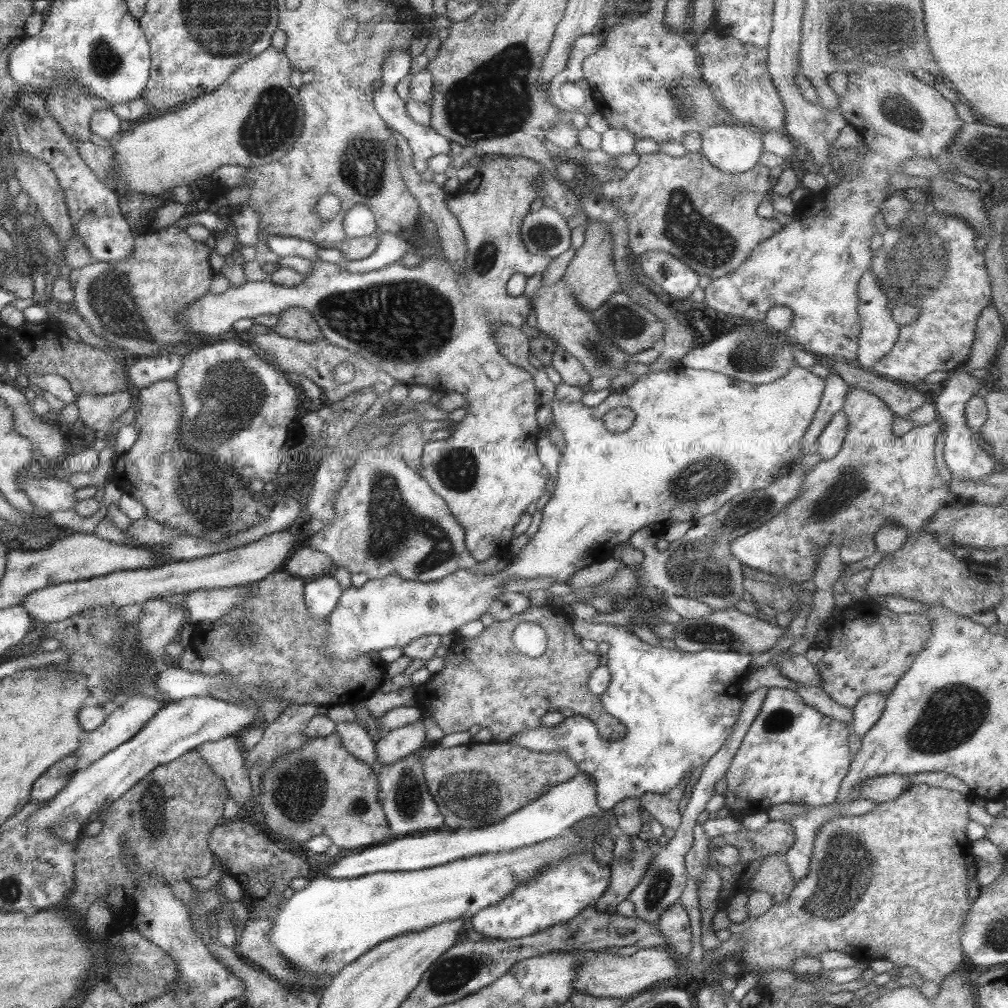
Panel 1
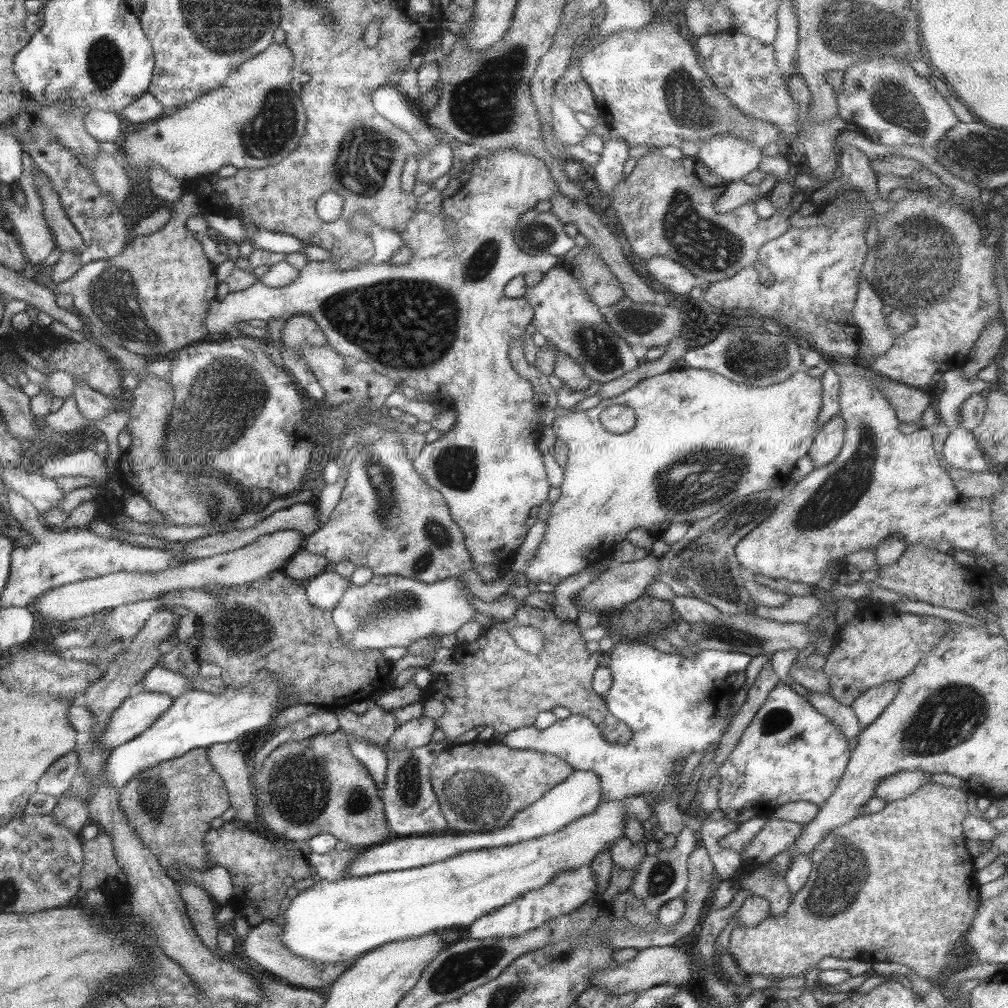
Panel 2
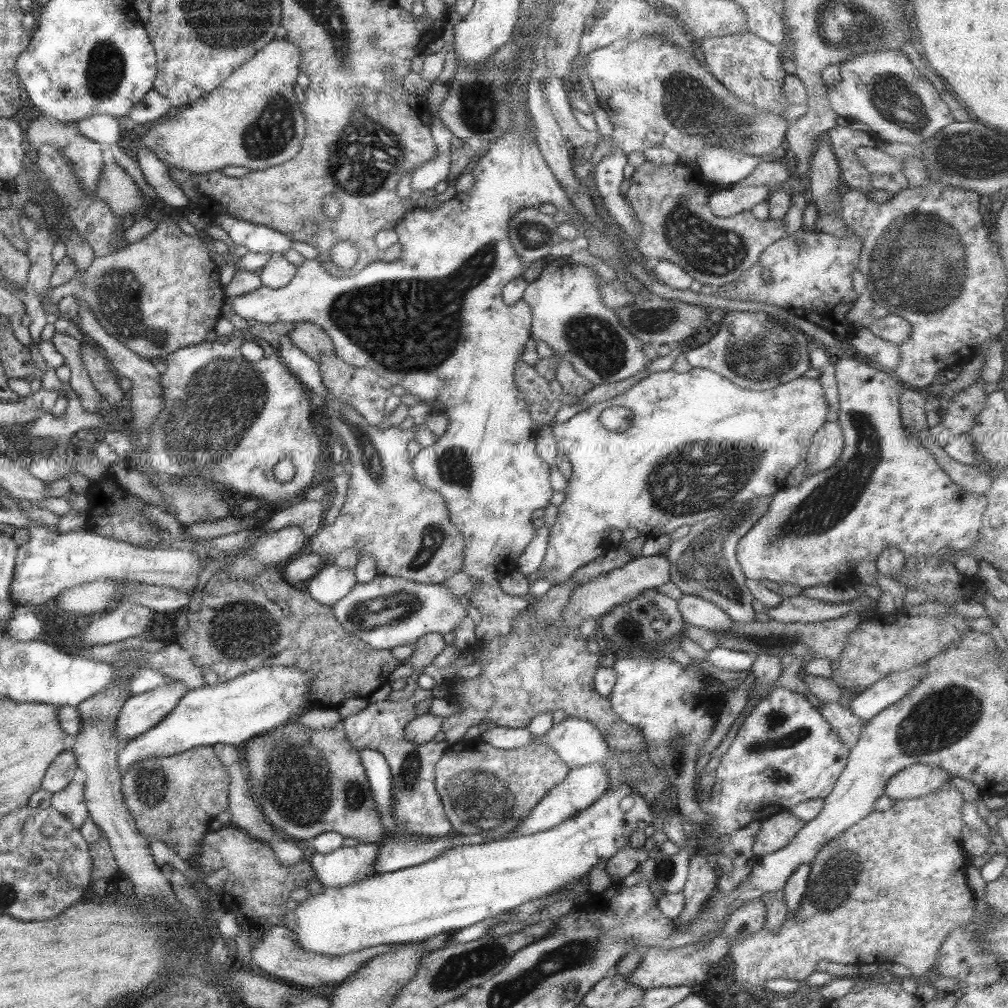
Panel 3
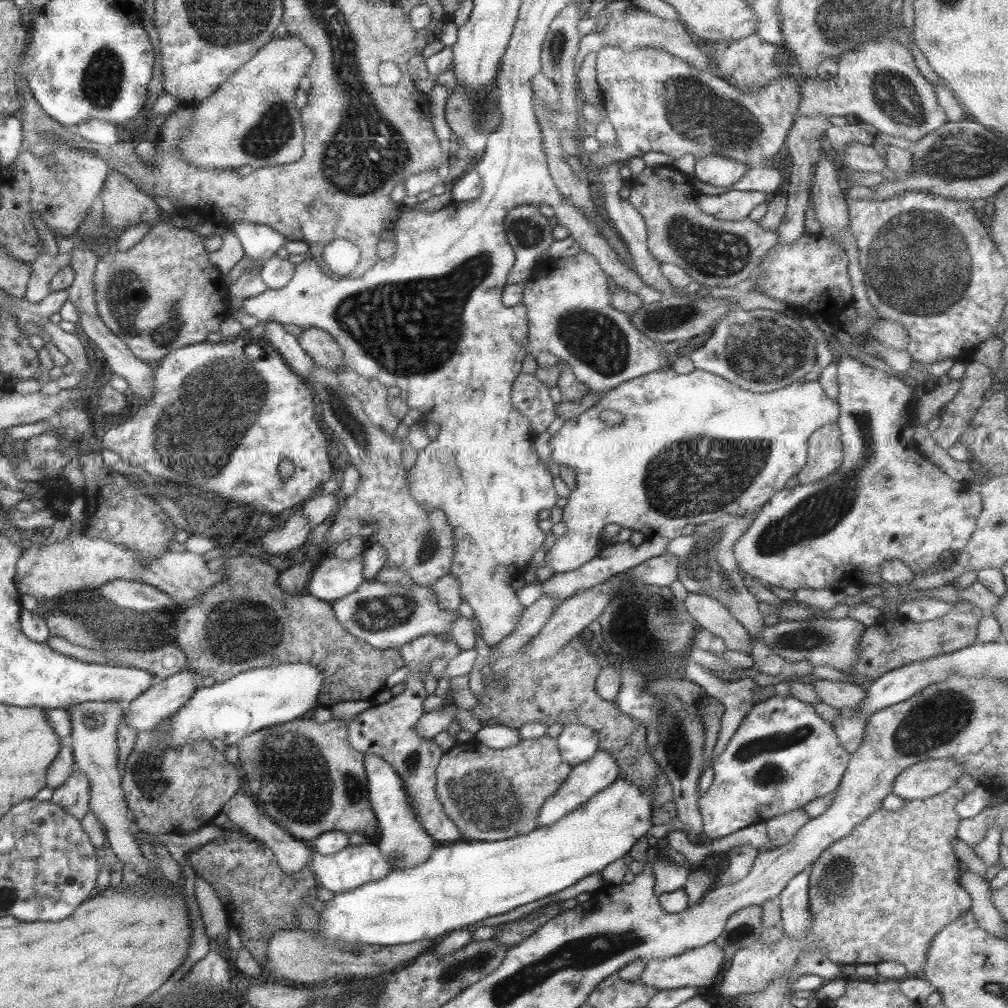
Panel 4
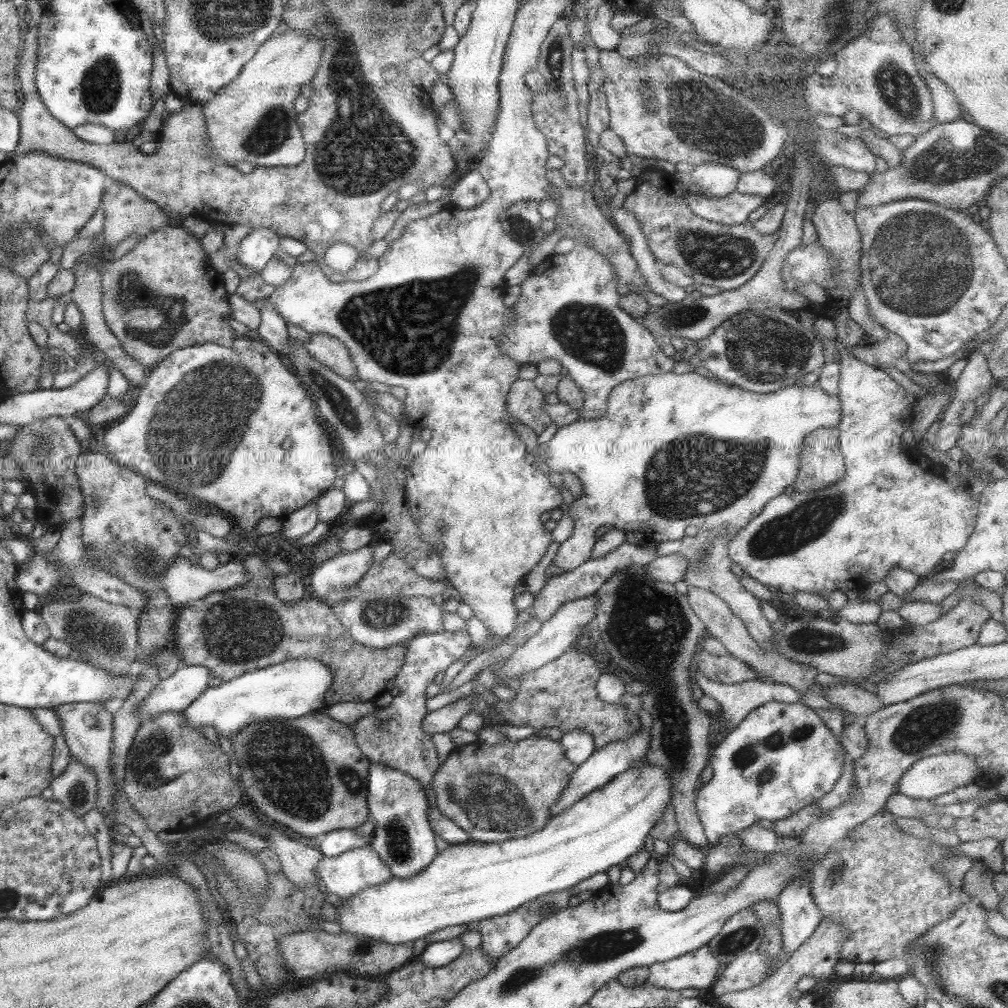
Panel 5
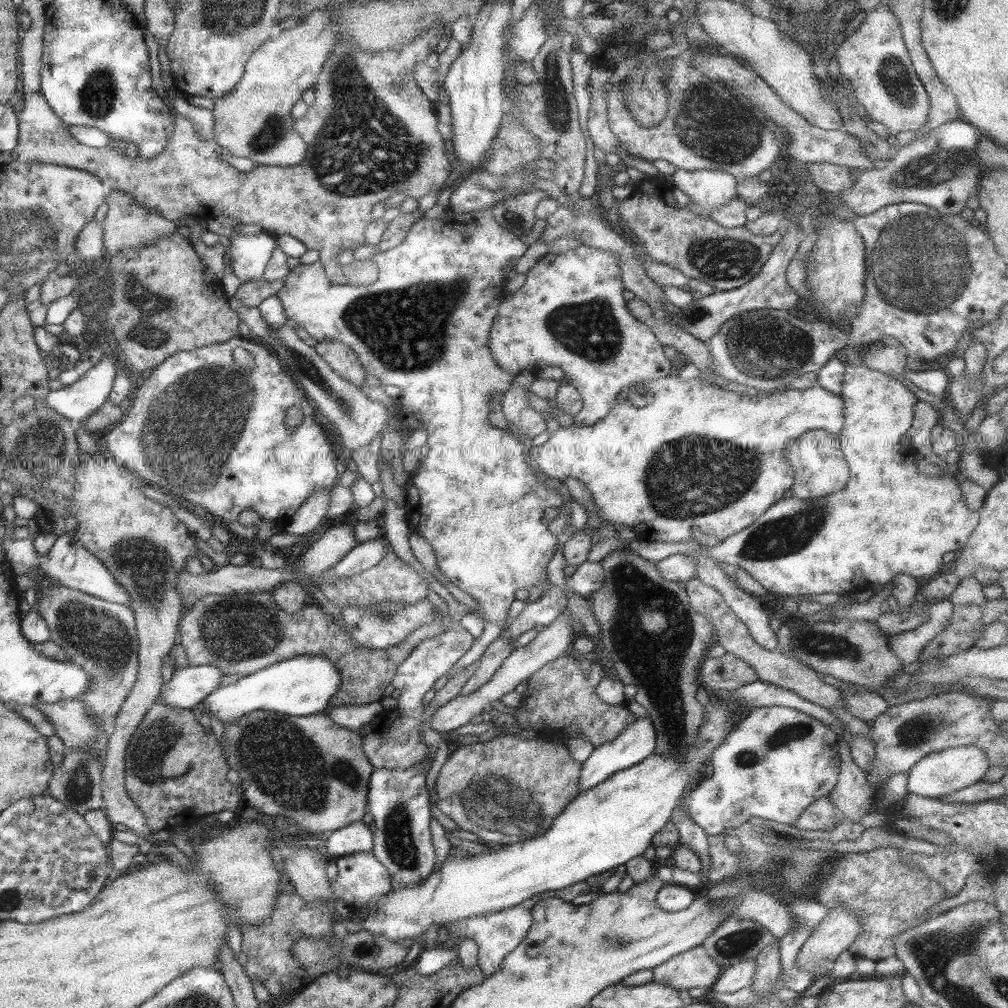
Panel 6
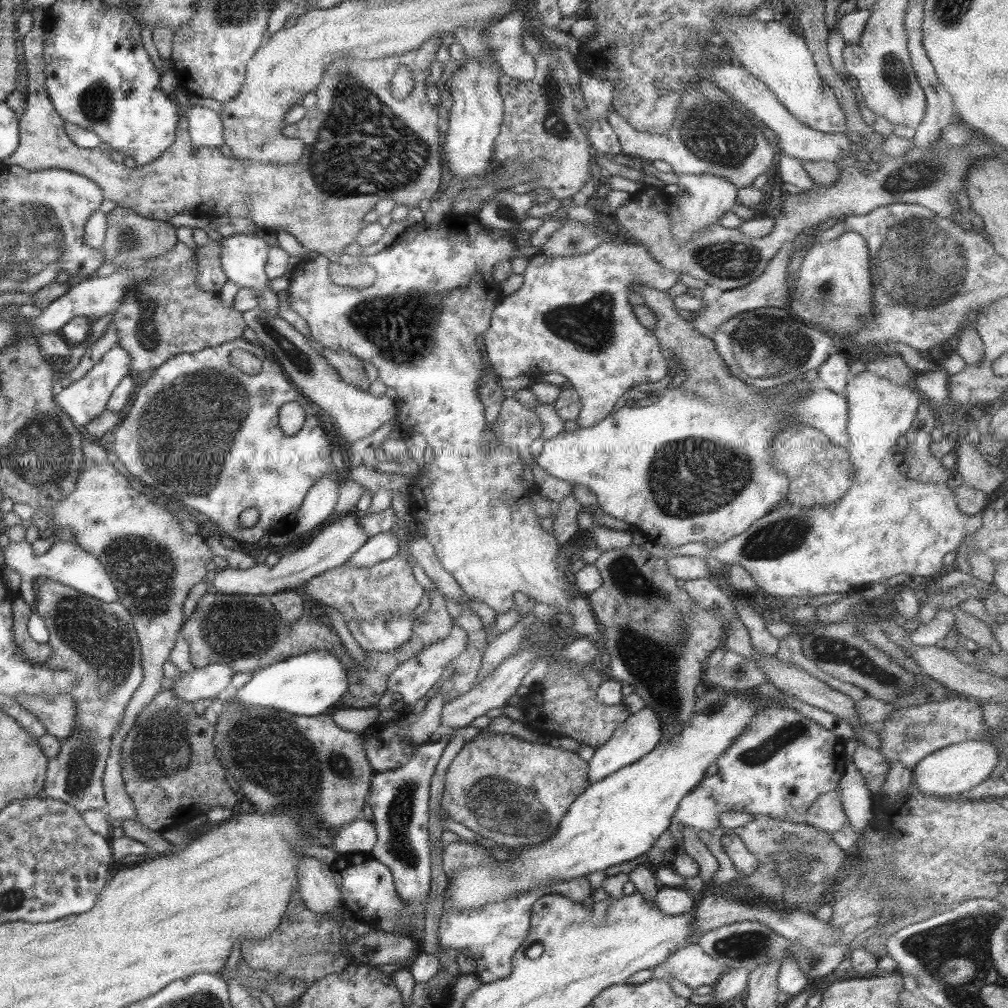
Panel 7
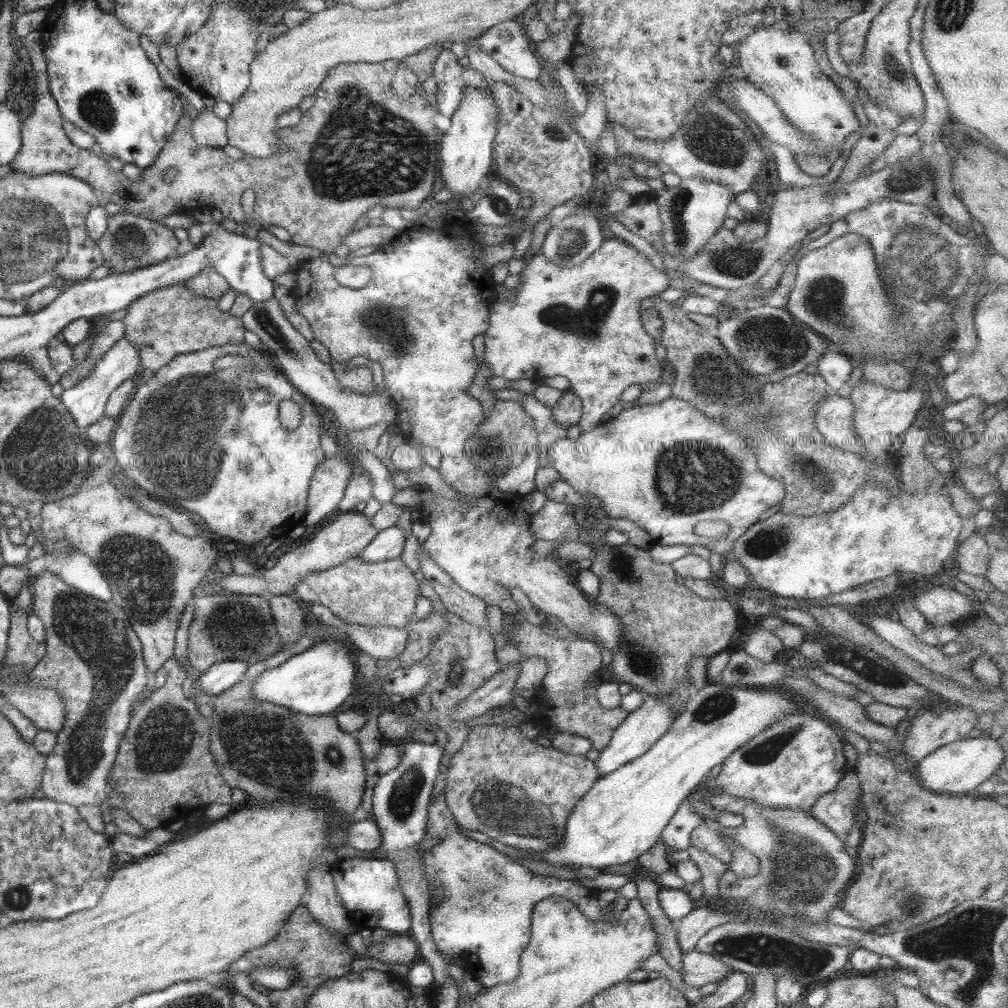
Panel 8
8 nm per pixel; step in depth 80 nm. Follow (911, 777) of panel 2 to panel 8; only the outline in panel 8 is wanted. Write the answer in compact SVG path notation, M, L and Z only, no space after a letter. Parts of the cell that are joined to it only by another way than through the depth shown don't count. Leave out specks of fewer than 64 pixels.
M992 738L961 739L940 746L924 756L919 761L914 775L922 787L935 794L963 795L996 774L1004 761L1004 755L999 743Z

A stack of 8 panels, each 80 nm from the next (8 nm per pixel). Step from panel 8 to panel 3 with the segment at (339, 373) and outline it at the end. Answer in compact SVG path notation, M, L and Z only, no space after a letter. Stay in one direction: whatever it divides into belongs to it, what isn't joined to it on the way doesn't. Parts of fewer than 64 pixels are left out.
M307 322L294 324L294 330L288 332L287 336L297 348L310 356L313 361L318 360L320 354L333 351L330 338L314 324Z

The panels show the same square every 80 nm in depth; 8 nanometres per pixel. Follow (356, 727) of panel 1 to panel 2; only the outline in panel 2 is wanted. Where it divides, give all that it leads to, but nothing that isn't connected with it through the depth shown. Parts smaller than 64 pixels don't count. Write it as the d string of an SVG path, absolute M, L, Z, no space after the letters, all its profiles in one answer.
M352 736L351 738L348 738L349 741L349 750L352 752L352 755L367 769L367 772L370 774L370 777L373 779L373 782L375 783L375 786L377 786L378 789L378 795L379 795L379 789L384 786L384 776L386 771L386 754L382 752L380 748L377 748L375 746L371 746L370 744L367 744L364 740L359 740L358 738L355 738Z

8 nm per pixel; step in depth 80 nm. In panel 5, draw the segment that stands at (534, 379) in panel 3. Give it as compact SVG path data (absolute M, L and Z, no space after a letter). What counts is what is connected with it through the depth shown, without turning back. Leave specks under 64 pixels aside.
M515 379L506 394L505 411L517 423L527 426L537 436L550 424L543 411L545 397L534 387L532 380Z

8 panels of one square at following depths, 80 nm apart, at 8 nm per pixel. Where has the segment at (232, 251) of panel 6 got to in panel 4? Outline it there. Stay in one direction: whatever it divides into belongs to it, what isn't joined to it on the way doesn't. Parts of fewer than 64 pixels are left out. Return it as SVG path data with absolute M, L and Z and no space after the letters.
M231 224L231 230L239 239L242 246L243 256L260 265L264 259L273 256L286 241L284 236L275 232L272 228L249 224Z

